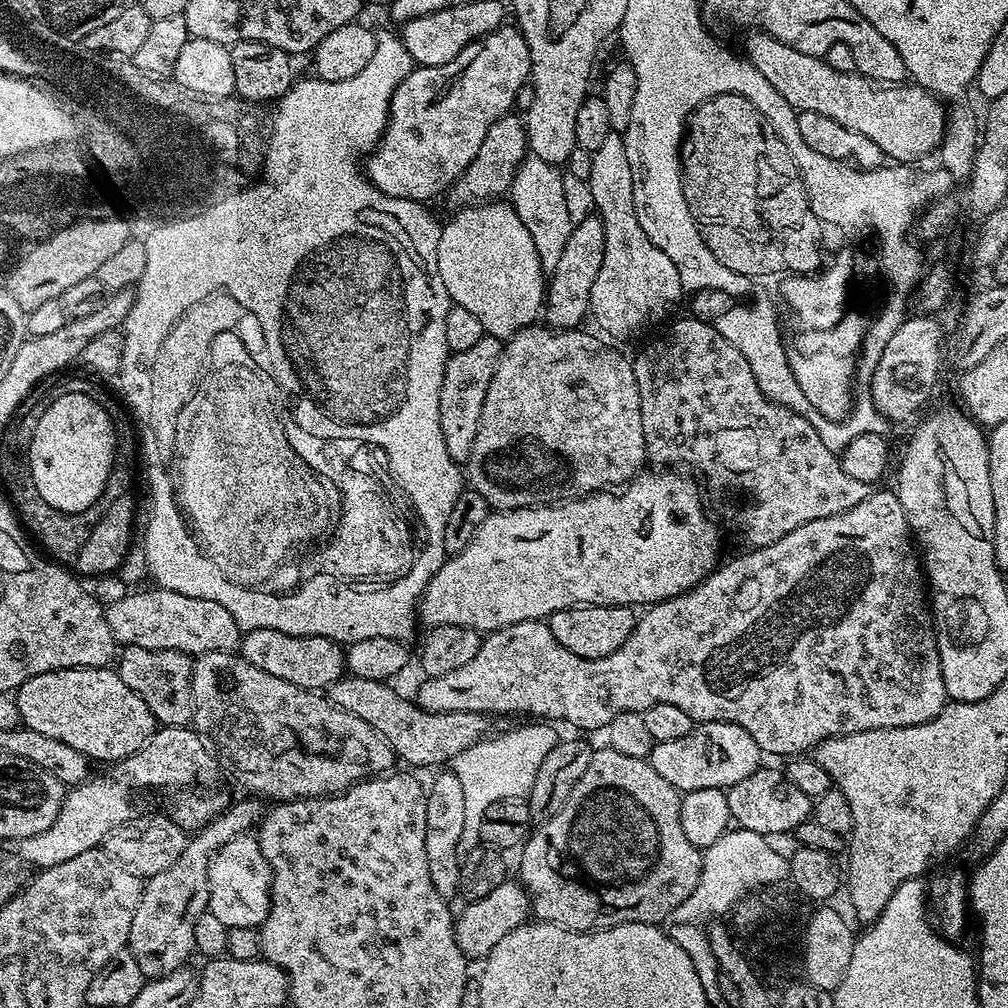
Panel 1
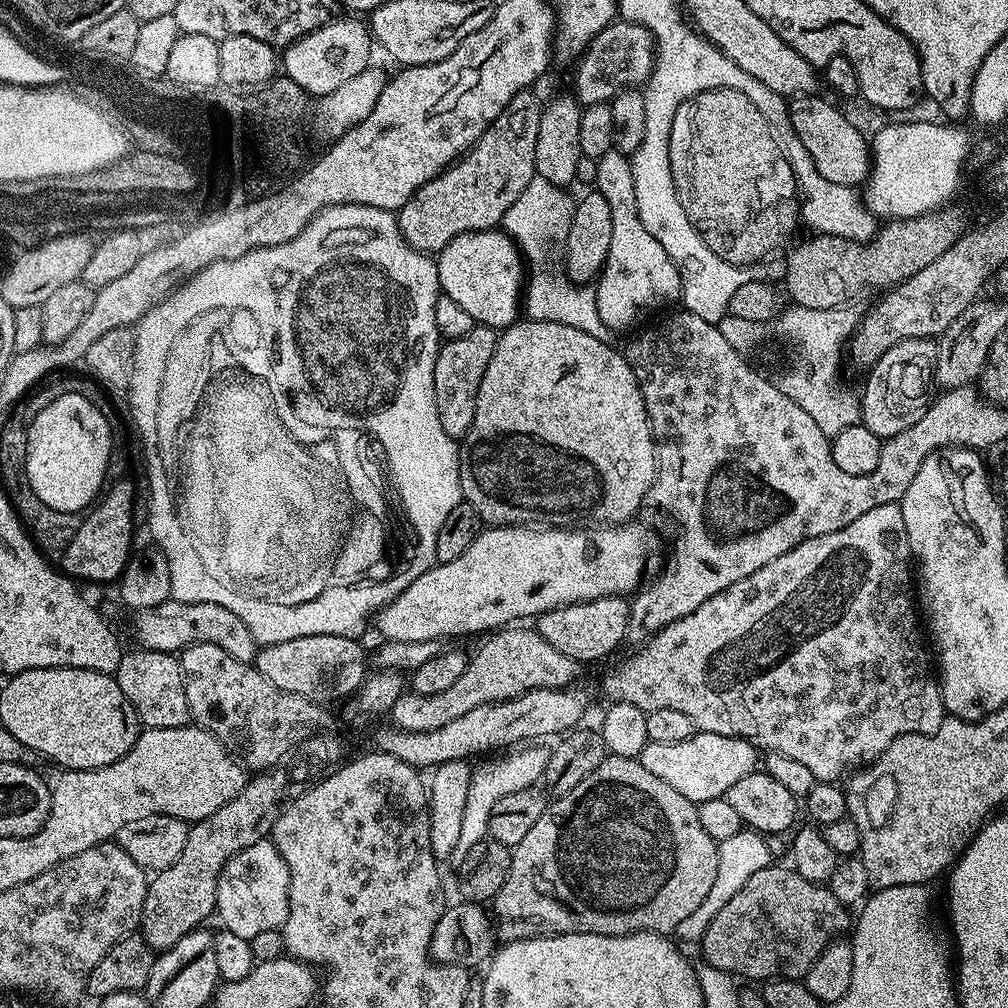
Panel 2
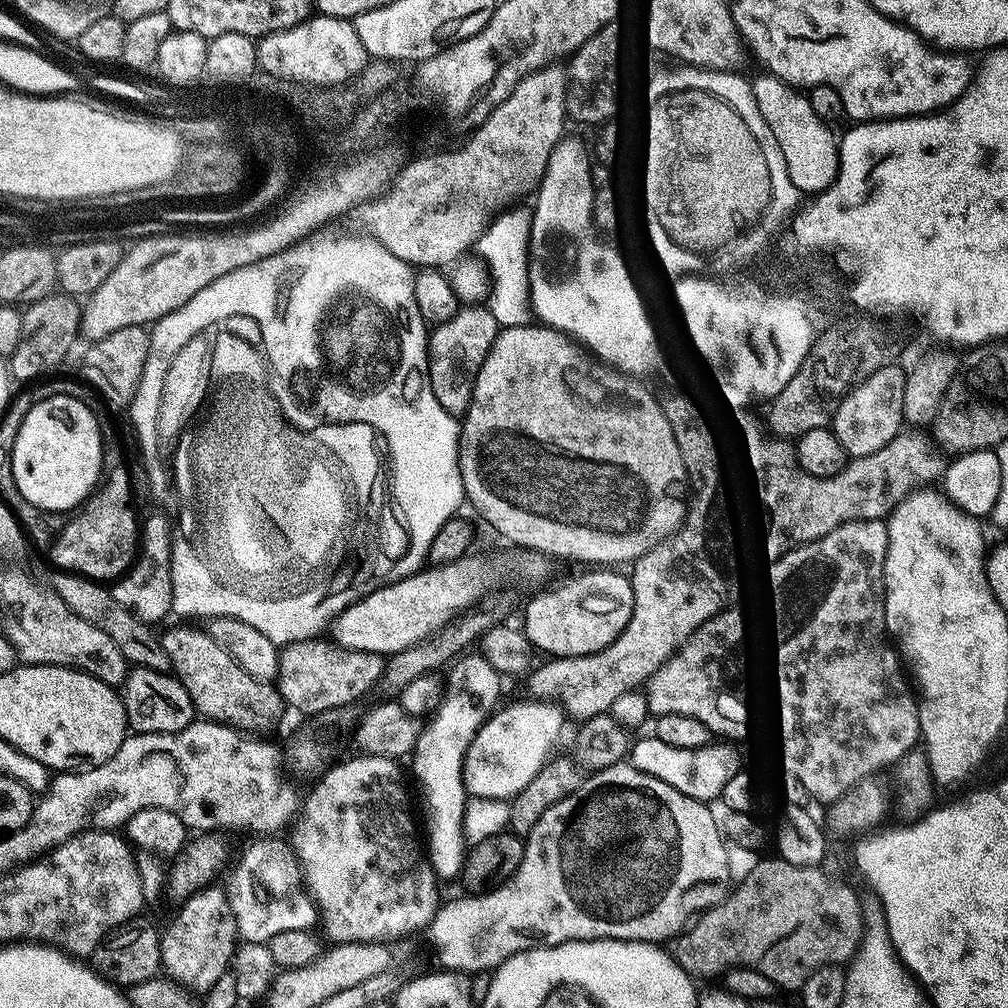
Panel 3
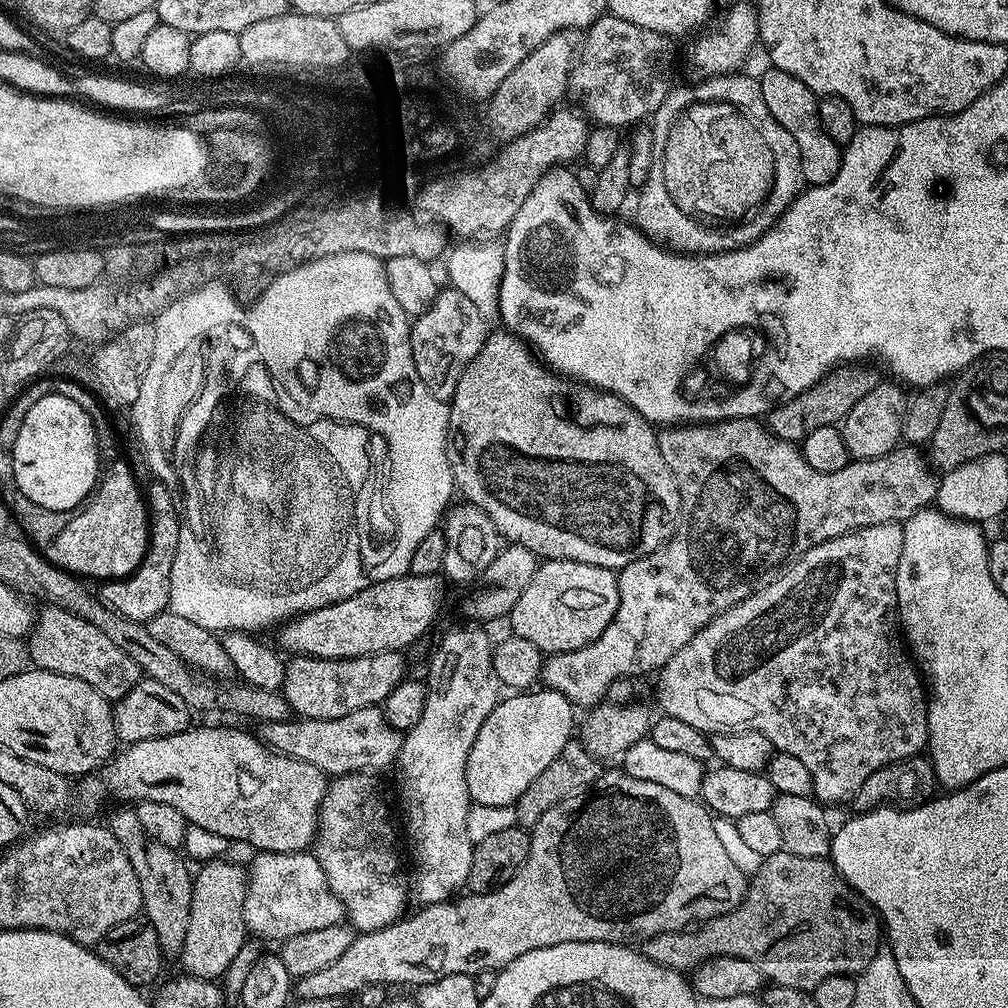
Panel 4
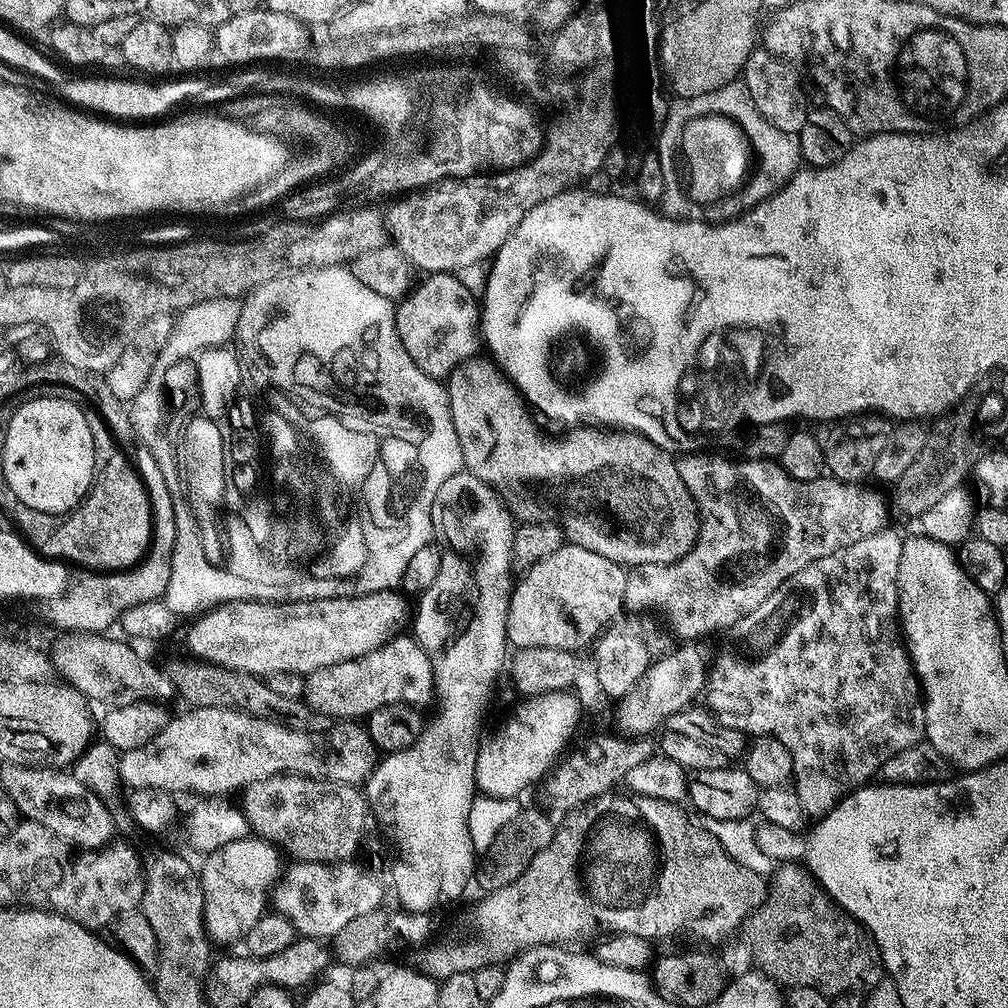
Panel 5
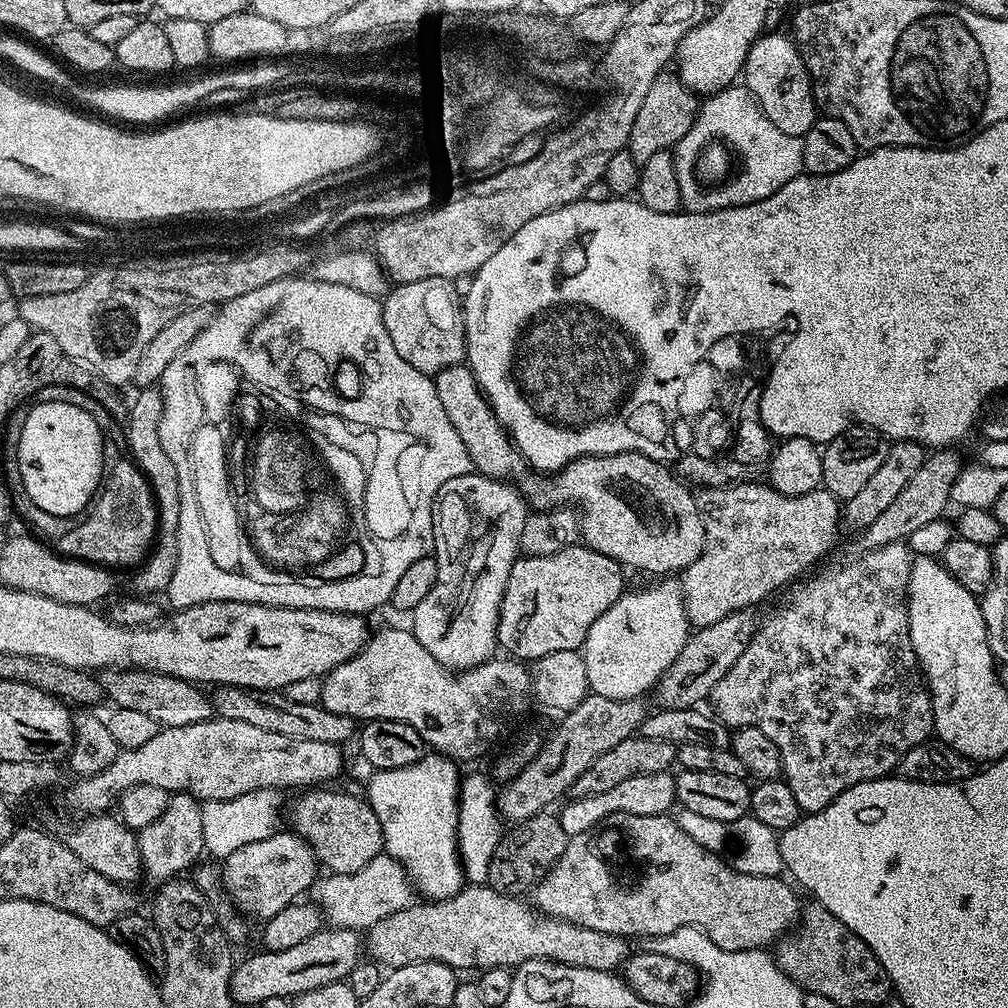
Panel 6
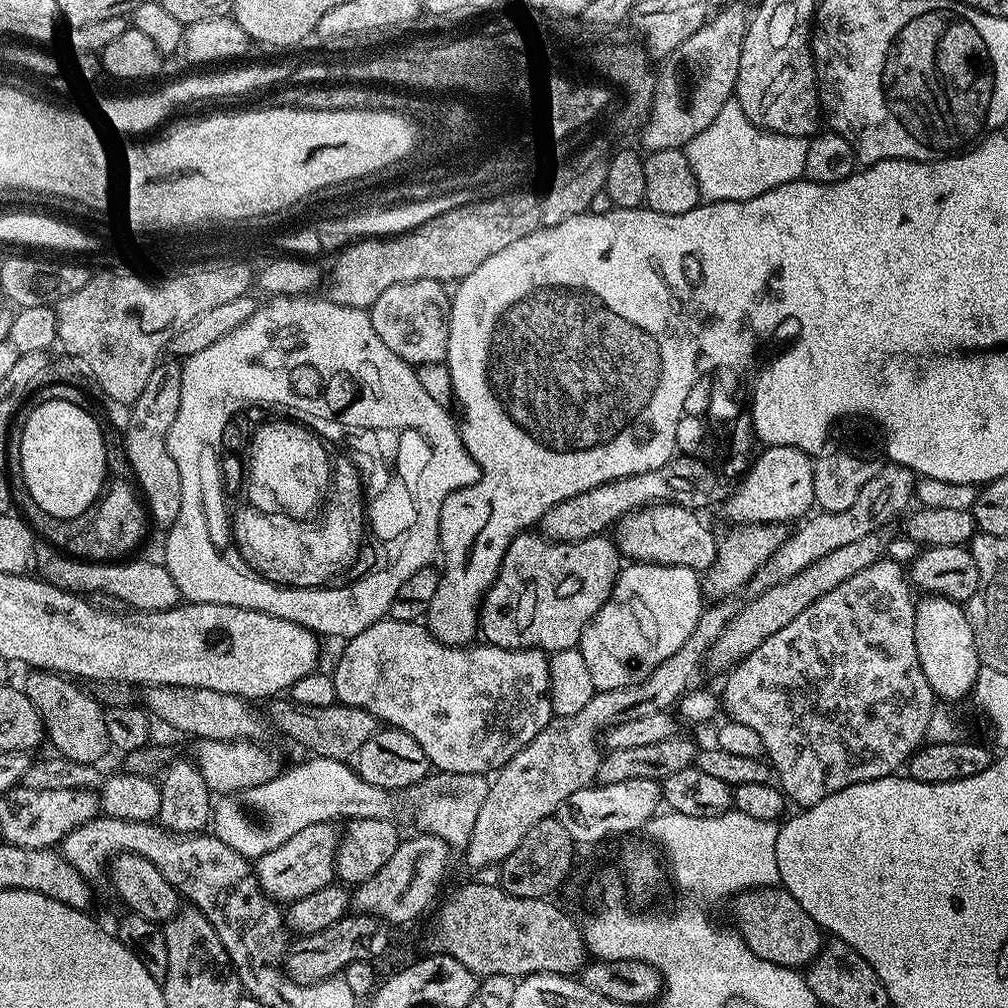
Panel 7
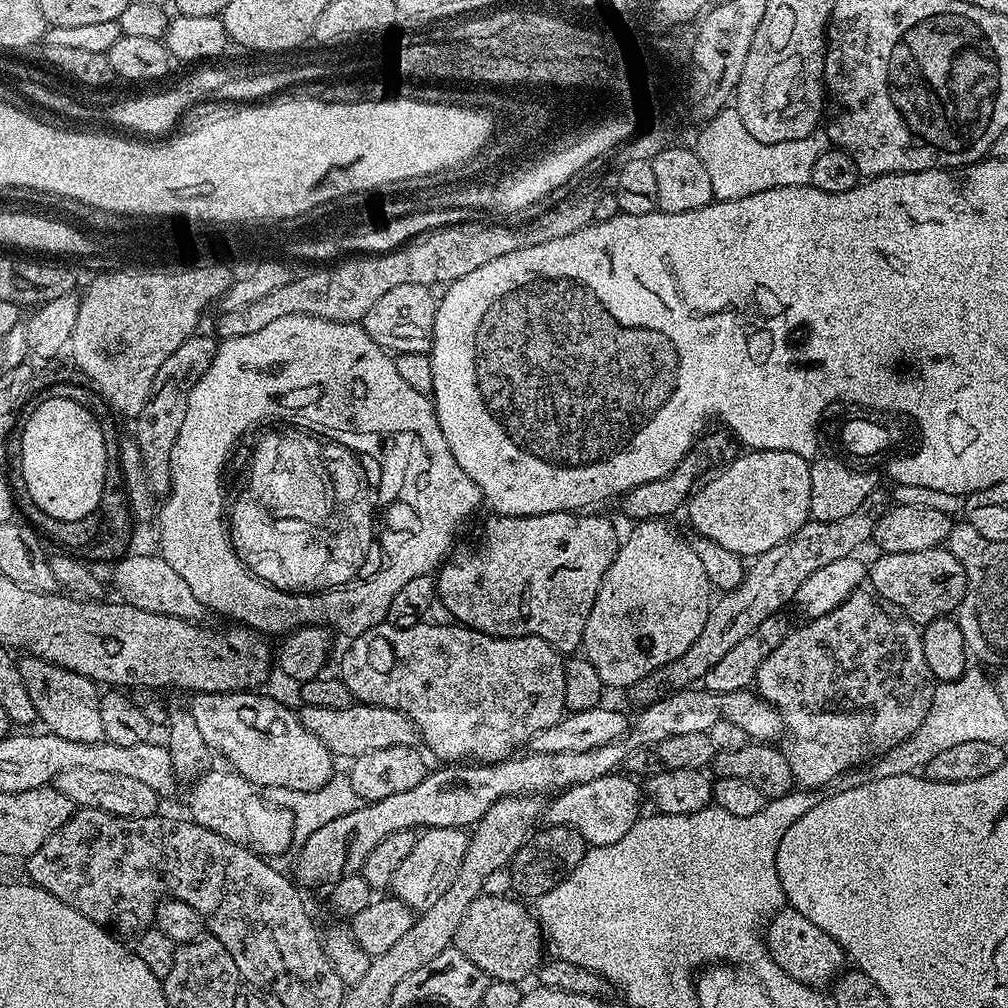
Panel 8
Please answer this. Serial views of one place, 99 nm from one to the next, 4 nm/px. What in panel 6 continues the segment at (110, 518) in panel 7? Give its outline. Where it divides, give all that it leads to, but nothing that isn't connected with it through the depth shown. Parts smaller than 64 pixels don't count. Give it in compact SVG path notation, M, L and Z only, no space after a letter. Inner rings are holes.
M125 458L107 467L87 512L77 521L73 530L56 542L56 548L69 559L84 560L101 566L130 566L136 562L138 564L147 555L156 535L156 503L148 480L131 459Z

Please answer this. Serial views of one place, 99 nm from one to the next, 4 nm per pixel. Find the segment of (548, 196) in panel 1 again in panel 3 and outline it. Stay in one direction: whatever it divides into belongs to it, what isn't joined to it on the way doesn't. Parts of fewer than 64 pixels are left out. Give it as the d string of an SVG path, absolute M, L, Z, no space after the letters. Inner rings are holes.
M516 206L505 209L480 236L476 245L477 255L484 262L491 276L488 307L499 327L517 328L519 325L533 323L531 288L528 280L530 253L528 250L532 233L531 209Z

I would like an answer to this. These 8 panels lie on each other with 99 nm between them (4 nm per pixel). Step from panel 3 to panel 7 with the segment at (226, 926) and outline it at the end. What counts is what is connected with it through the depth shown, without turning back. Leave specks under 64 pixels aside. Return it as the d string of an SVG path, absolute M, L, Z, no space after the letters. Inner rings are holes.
M332 822L305 826L294 834L294 838L282 840L274 850L259 856L254 867L264 893L277 902L291 902L306 898L306 894L314 894L314 890L322 890L327 884L333 883L336 850L339 847L336 828L337 825Z

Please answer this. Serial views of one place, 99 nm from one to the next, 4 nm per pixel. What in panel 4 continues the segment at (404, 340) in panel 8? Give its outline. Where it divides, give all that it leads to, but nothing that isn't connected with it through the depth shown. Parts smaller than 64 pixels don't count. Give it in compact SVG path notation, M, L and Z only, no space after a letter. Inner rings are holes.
M448 286L446 290L437 291L427 308L420 316L411 321L412 353L414 366L418 369L418 378L436 400L451 401L454 390L458 386L458 378L462 378L462 370L474 362L478 350L488 341L490 324L478 314L477 307L458 289Z

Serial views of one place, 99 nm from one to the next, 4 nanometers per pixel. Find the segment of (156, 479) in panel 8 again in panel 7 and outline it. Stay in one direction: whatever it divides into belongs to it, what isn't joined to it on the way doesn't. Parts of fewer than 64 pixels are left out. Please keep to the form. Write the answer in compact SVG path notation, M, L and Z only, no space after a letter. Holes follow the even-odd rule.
M168 358L157 364L150 378L146 378L142 394L138 394L136 401L130 405L129 412L132 413L128 416L128 429L124 428L122 432L132 476L146 505L147 515L153 525L156 523L163 530L175 525L178 510L182 510L183 475L178 474L177 463L171 458L173 451L167 448L167 442L182 402L183 374L183 367L175 359Z

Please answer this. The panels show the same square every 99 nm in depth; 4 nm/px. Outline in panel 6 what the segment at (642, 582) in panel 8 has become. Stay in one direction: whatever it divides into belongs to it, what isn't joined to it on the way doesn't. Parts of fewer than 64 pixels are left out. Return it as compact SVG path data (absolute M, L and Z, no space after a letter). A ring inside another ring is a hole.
M672 578L661 580L664 580L661 584L652 584L649 588L625 591L614 602L614 606L610 606L610 610L606 610L606 614L602 614L602 618L598 618L594 626L590 626L590 634L586 634L582 653L588 686L595 695L615 700L634 700L643 697L643 692L651 693L660 683L664 671L678 658L682 646L686 646L690 625L680 585Z

